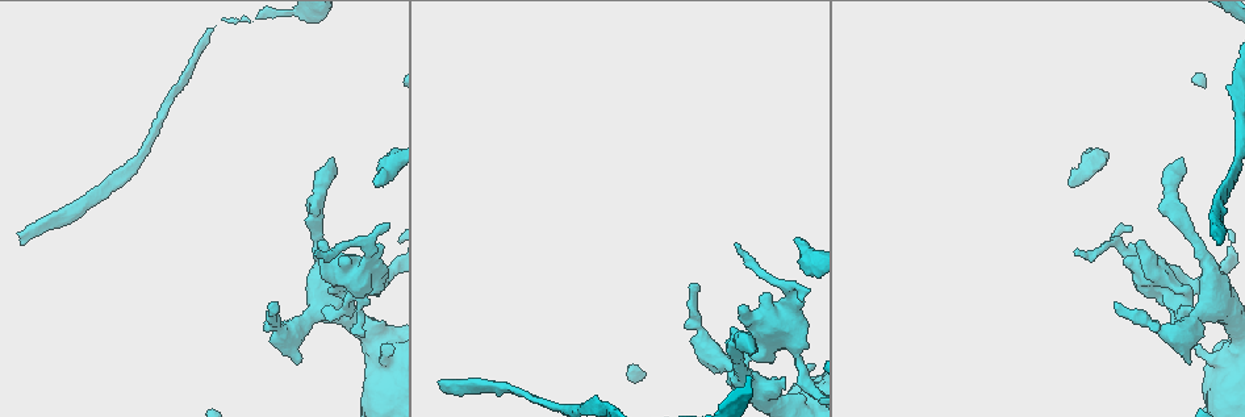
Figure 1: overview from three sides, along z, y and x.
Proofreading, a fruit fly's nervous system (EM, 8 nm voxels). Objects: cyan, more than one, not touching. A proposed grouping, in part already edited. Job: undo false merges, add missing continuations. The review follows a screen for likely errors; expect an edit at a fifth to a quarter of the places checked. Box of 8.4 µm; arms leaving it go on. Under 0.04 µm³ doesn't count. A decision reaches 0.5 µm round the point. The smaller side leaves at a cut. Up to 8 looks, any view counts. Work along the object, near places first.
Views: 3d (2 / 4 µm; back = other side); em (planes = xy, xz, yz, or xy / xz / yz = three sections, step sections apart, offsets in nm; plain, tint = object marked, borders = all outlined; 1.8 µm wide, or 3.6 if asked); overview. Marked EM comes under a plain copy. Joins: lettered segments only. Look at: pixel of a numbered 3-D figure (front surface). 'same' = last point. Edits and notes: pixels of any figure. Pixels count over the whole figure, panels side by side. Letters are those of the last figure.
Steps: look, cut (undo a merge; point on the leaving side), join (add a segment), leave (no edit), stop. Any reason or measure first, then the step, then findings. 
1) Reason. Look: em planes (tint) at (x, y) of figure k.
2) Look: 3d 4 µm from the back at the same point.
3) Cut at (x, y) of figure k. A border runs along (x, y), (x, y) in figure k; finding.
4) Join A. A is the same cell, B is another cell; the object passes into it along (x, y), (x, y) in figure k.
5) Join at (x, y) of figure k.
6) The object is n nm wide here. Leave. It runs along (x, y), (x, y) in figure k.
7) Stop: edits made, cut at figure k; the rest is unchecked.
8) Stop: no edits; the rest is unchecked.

End of a long branch. Look: em planes (borders) at (751, 350) of figure 1.

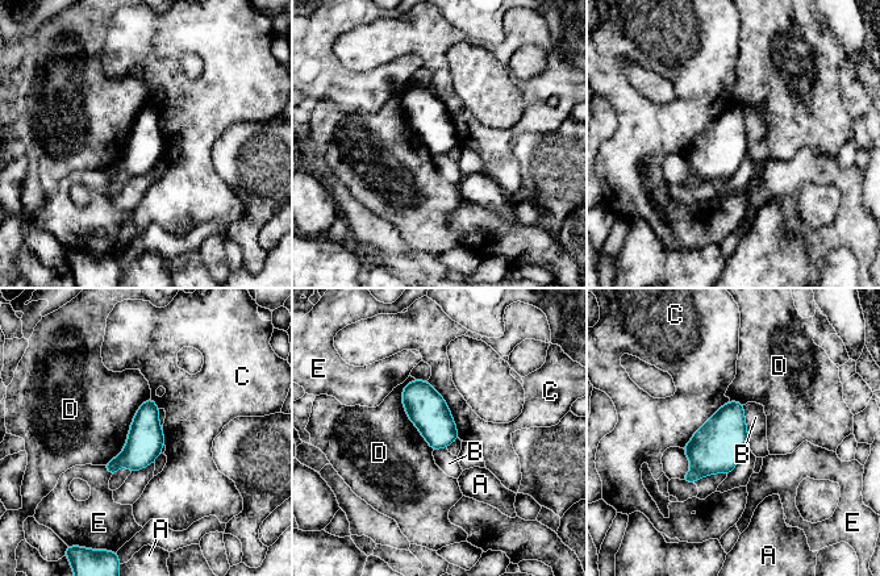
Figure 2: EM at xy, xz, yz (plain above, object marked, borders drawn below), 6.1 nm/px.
Leave. A, B, C, D and E are other cells; a border runs along (742, 405), (749, 446) in figure 2; no lettered segment goes on from it.

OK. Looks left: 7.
Look: em planes (borders) at (1076, 250) of figure 1.

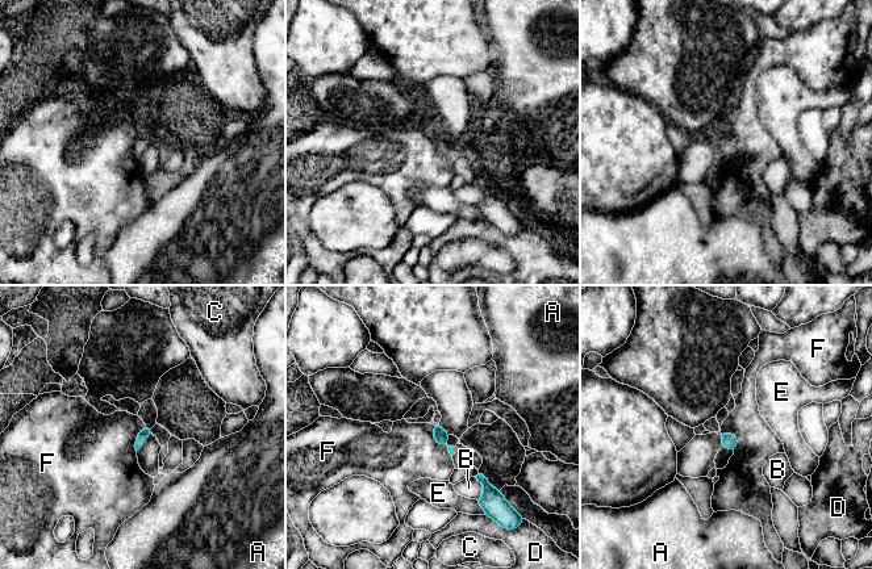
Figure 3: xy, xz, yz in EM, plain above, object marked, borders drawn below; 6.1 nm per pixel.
Leave. A, B, C, D, E and F are other cells; none of them fits.

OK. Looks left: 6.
Branch stops here. Look: em planes (borders) at (1219, 239) of figure 1.

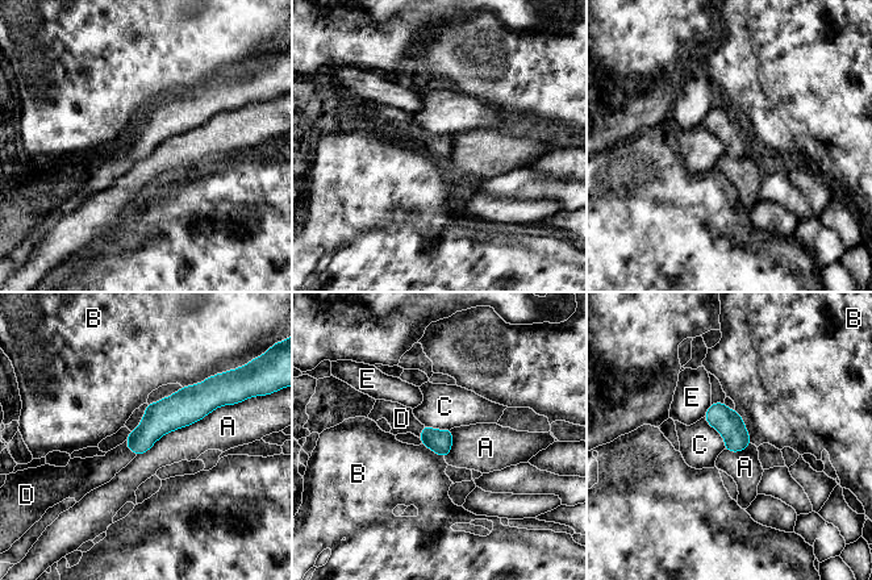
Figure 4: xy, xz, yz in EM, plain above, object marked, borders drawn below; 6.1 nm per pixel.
The object is 140 nm wide here; the longest contact is with A, 650 nm. Join D. D is the same cell, A, B, C and E are other cells; it goes on there.

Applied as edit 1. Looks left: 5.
Stop: edits made, join at figure 4; the rest is unchecked.

